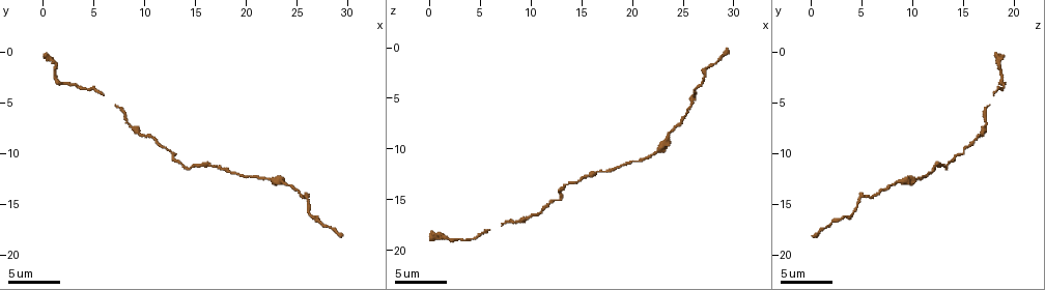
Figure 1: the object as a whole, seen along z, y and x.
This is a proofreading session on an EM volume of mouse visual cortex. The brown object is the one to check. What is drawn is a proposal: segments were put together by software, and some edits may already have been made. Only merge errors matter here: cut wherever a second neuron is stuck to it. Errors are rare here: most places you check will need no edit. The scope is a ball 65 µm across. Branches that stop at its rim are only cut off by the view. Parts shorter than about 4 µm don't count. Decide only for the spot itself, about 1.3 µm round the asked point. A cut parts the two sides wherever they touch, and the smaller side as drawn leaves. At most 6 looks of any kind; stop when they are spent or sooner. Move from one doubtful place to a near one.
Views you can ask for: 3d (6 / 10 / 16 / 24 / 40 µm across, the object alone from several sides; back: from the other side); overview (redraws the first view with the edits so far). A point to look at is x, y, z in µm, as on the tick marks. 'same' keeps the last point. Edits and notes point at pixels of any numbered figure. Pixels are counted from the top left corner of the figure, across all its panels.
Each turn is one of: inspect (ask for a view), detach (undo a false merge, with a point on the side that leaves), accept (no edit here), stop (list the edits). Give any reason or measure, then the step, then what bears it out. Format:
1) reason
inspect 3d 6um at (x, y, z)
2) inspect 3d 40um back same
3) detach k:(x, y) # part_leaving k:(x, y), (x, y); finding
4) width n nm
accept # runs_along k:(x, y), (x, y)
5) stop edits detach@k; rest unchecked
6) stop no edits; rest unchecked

thick turns thin
inspect 3d 16um at (8.2, 6.6, 17.4)

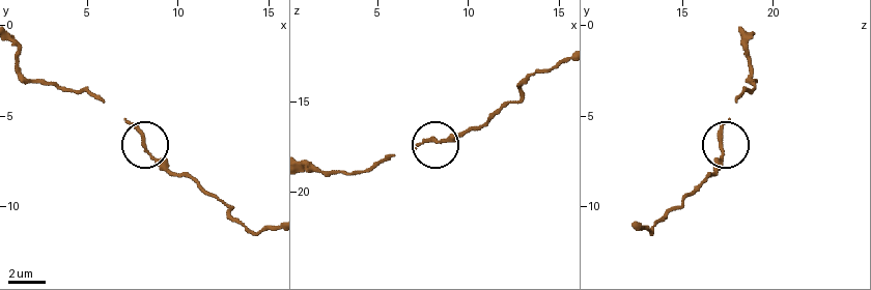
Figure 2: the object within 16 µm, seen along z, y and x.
inspect 3d 6um at (8.1, 6.7, 17.2)

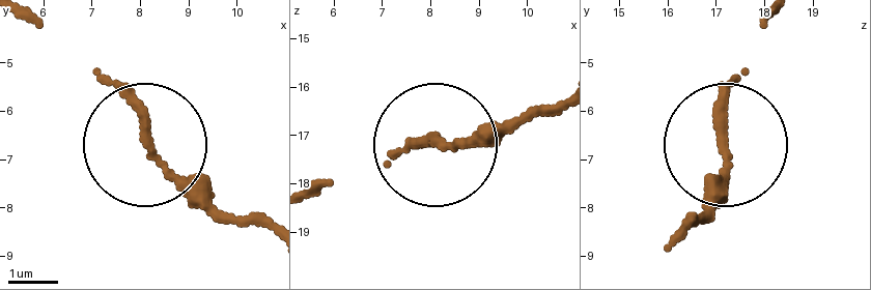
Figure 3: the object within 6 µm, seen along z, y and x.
accept # continuous, no second neuron

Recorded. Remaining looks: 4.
inspect 3d 6um at (15.2, 11.0, 13.0)

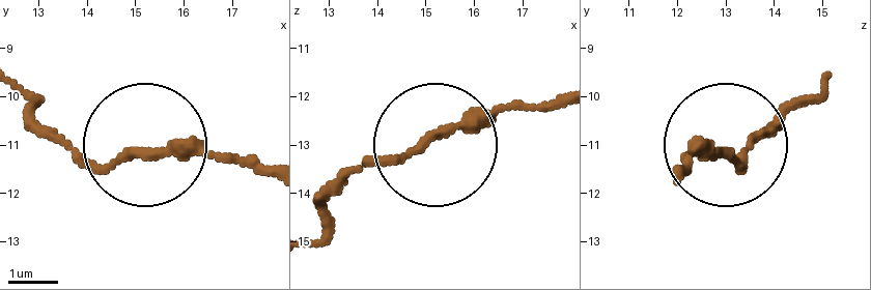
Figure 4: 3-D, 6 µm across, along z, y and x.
accept # runs_along 4:(437, 126), (329, 180); one neuron here

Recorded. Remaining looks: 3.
calibre changes
inspect 3d 6um at (23.4, 12.8, 8.8)

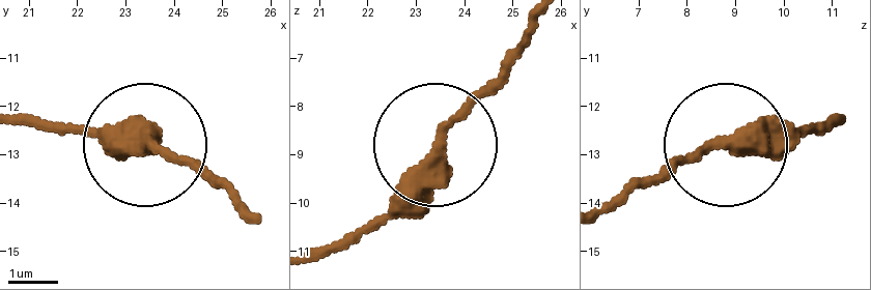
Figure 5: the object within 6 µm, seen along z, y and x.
width 360 nm
accept # runs_along 5:(312, 260), (349, 239), (518, 57); all the same neuron

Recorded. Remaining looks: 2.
stop no edits; rest unchecked

